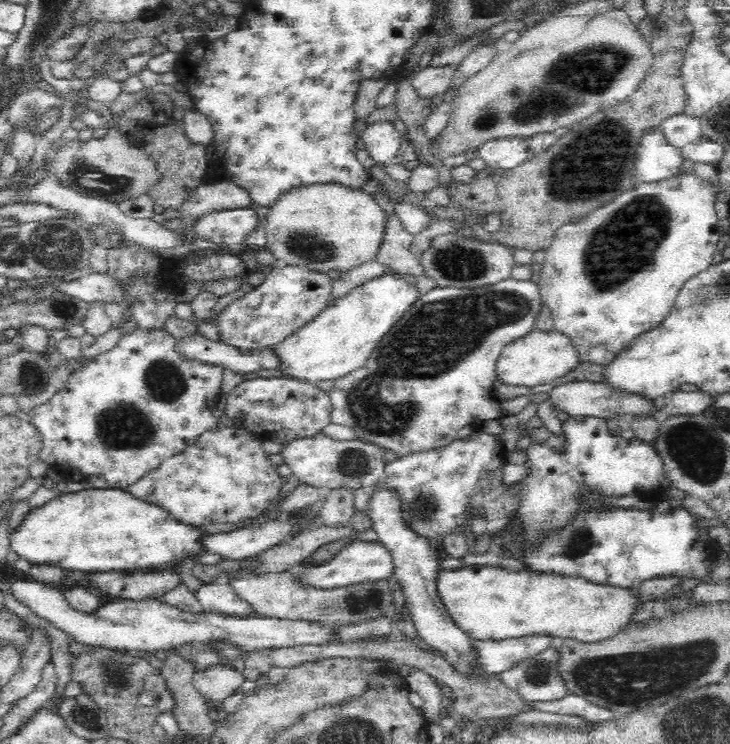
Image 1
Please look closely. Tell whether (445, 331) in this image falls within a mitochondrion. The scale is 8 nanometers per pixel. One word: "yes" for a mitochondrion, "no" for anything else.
yes

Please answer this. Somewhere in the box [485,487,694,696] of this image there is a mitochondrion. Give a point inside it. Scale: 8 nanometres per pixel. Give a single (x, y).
(580, 542)

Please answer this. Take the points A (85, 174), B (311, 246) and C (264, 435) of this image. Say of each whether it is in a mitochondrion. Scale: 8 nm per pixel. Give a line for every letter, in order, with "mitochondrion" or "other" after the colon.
A: mitochondrion
B: mitochondrion
C: other

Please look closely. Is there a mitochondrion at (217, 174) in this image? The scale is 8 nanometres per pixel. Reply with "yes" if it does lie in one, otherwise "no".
no

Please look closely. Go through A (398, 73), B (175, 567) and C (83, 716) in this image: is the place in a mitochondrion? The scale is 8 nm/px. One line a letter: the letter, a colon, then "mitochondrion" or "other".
A: other
B: other
C: mitochondrion

